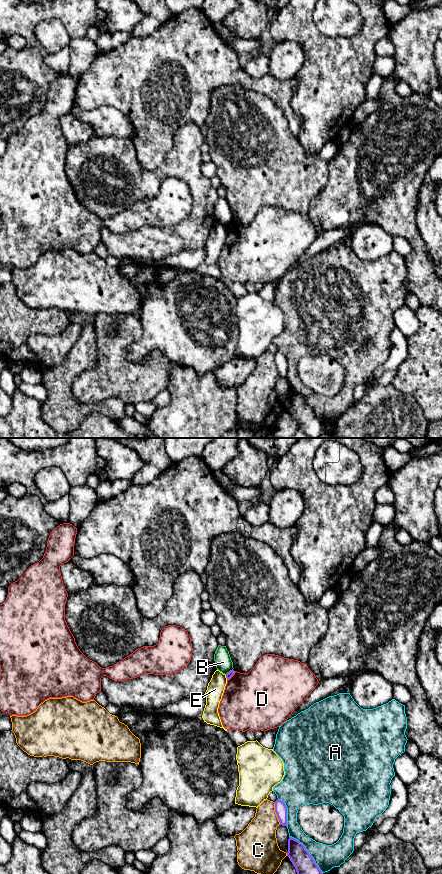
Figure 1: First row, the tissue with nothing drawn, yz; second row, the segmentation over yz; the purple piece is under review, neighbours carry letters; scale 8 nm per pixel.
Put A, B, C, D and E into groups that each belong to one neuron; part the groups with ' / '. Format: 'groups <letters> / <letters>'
groups A / B / C / D / E

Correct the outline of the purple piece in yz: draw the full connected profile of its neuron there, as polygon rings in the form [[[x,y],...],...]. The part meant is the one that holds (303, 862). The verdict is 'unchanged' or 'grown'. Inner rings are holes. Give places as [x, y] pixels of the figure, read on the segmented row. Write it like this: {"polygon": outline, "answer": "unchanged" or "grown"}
{"polygon": [[[292,837],[288,839],[287,856],[297,874],[323,874],[305,846]]], "answer": "unchanged"}

